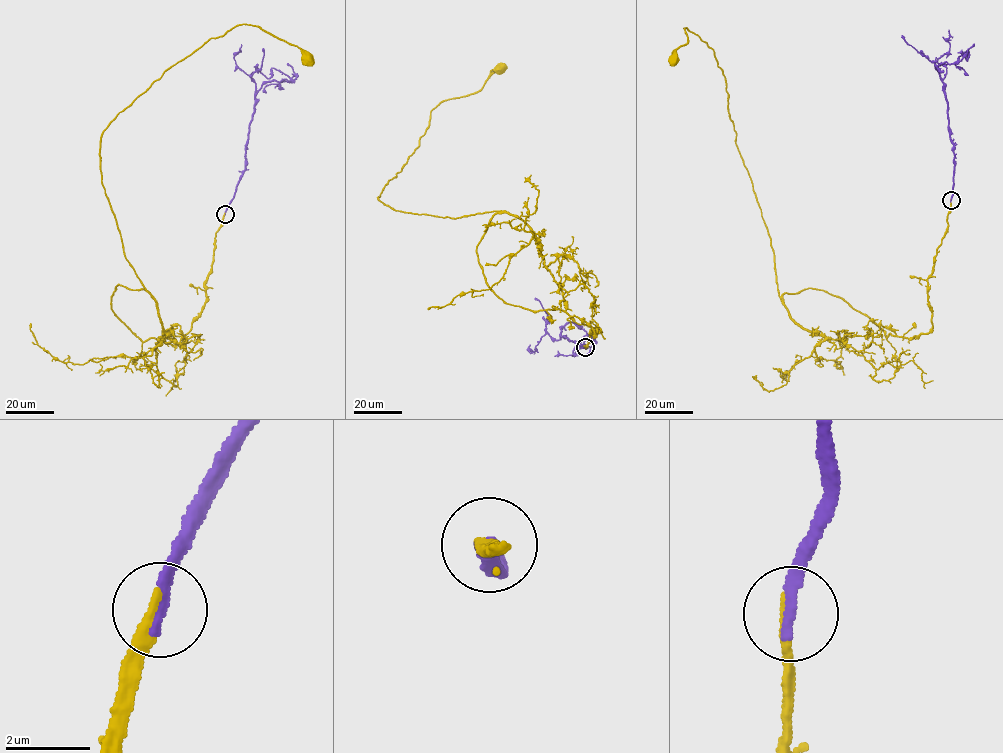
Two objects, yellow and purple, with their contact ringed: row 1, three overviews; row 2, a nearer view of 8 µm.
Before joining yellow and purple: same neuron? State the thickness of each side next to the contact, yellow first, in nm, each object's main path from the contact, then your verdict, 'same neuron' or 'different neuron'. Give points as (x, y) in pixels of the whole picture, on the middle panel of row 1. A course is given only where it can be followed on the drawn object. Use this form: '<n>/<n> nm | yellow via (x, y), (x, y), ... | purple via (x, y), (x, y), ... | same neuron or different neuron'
260/280 nm | yellow via (585, 347), (597, 327), (509, 304), (486, 282), (477, 245), (497, 212), (377, 198), (431, 110), (500, 68) | purple via (585, 347), (562, 337), (560, 329), (568, 323), (573, 322), (589, 337), (574, 355), (554, 356) | same neuron

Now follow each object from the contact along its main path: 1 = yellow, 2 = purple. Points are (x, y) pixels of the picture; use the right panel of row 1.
1: (950, 200), (927, 279), (928, 332), (886, 338), (821, 290), (780, 297), (726, 79), (687, 28), (673, 59)
2: (950, 200), (953, 143), (944, 83), (935, 64), (952, 63), (968, 50), (968, 60), (961, 50)

